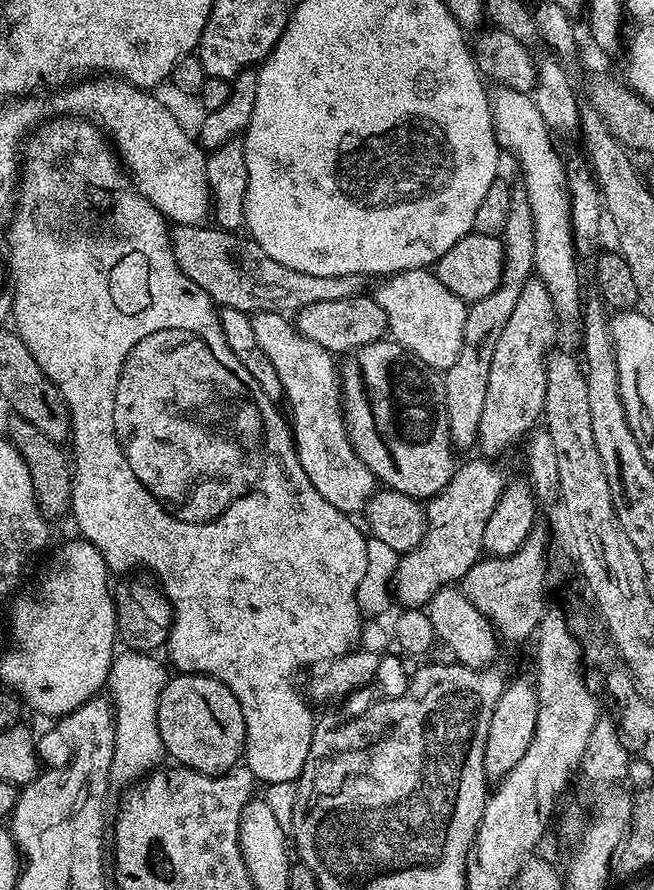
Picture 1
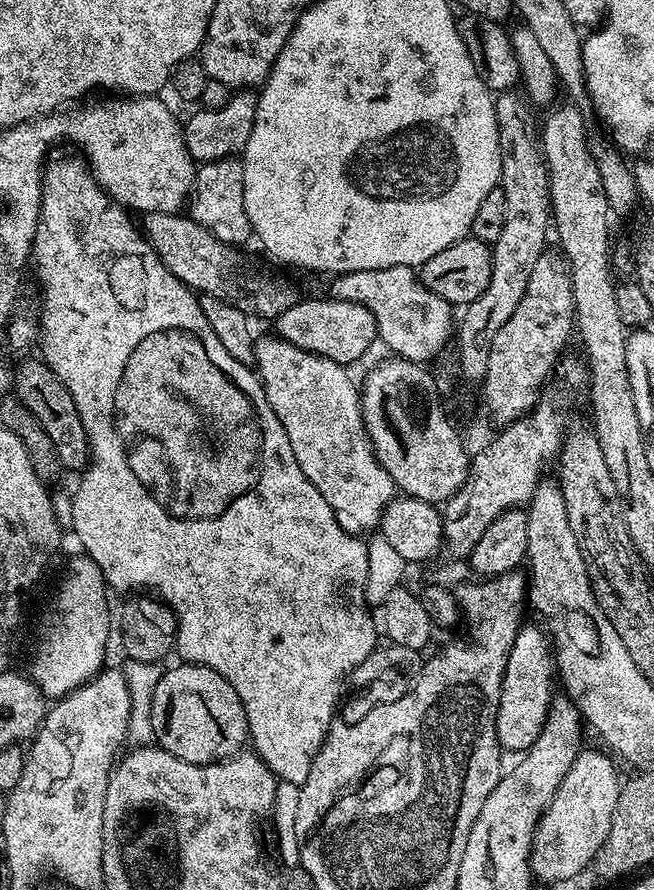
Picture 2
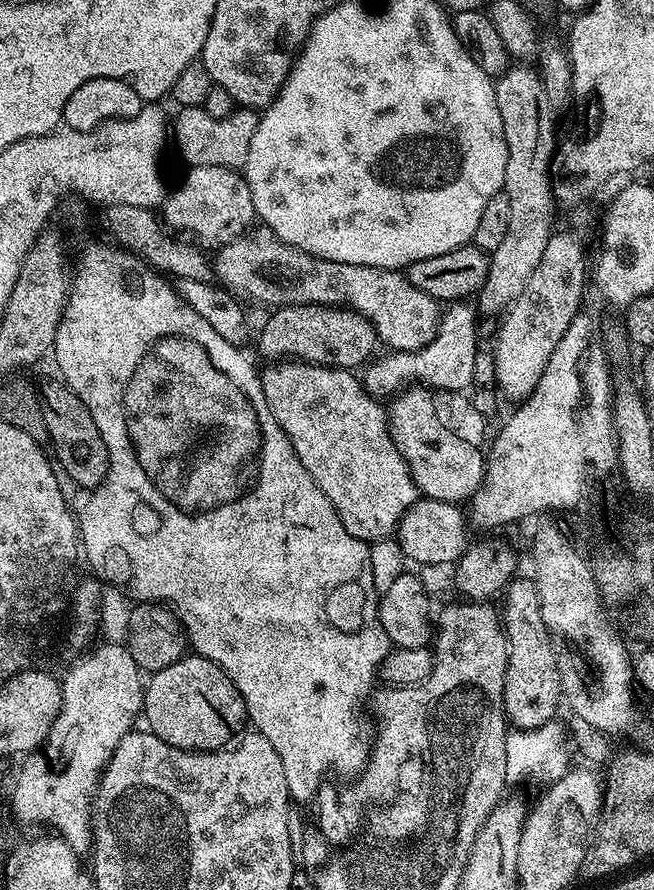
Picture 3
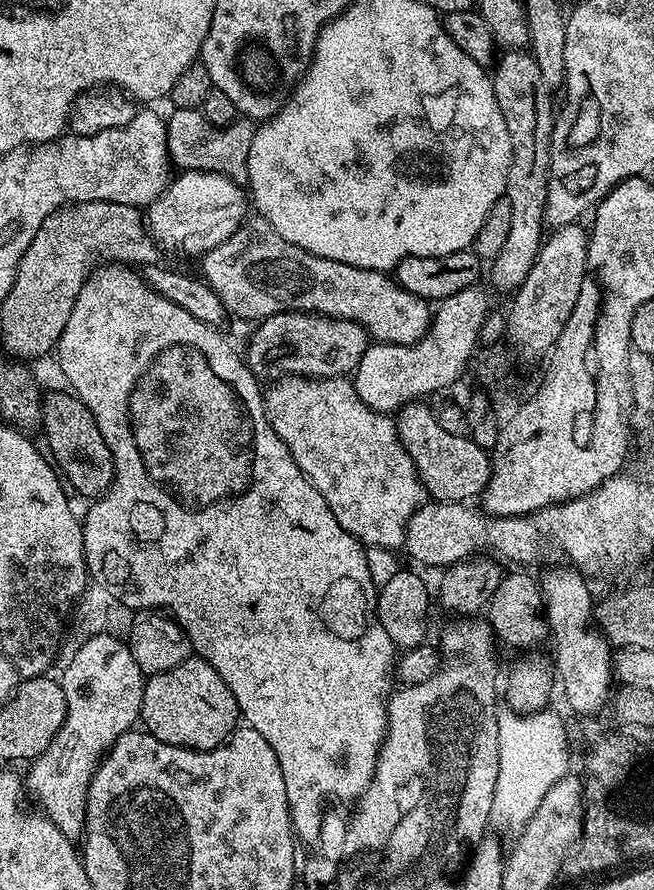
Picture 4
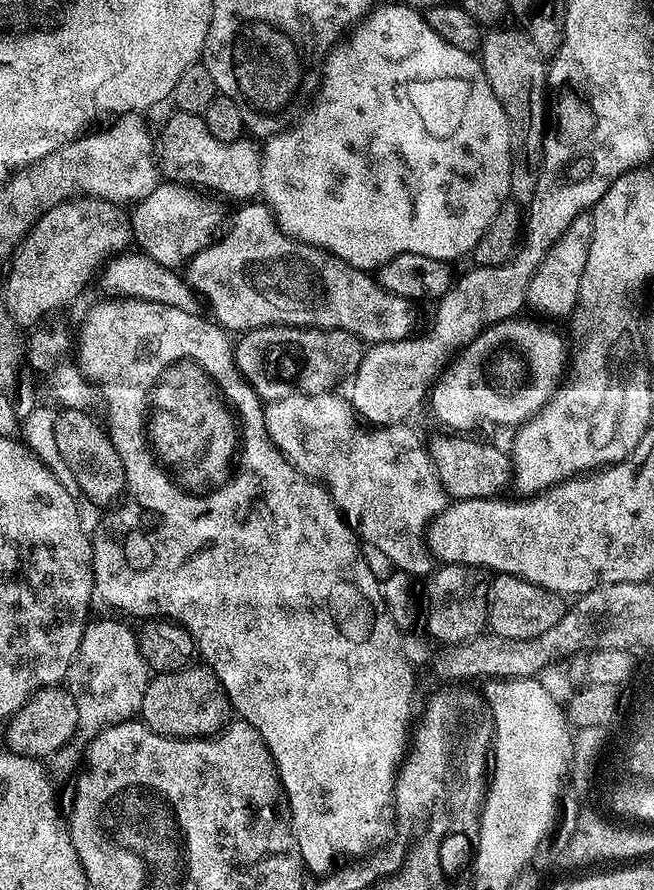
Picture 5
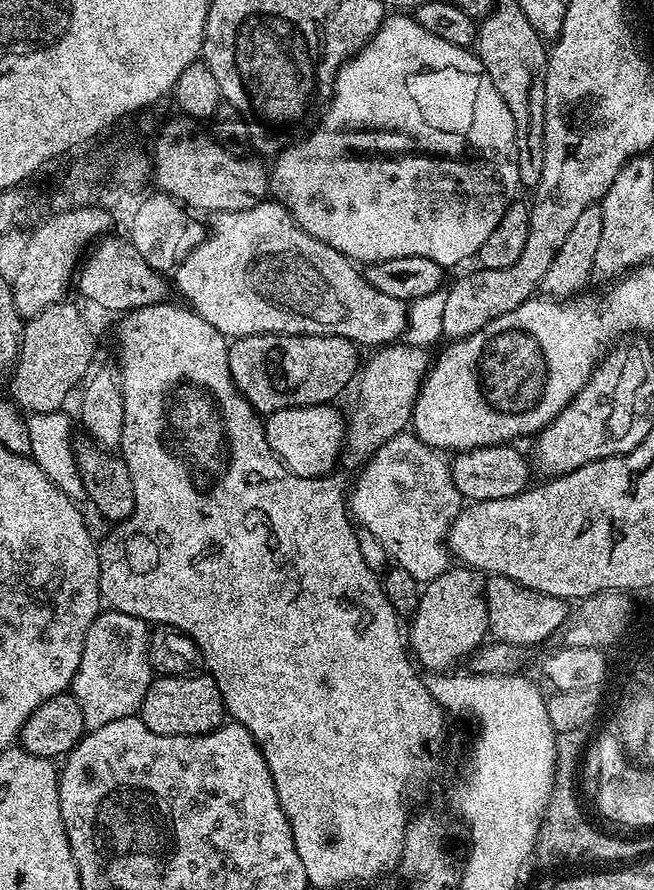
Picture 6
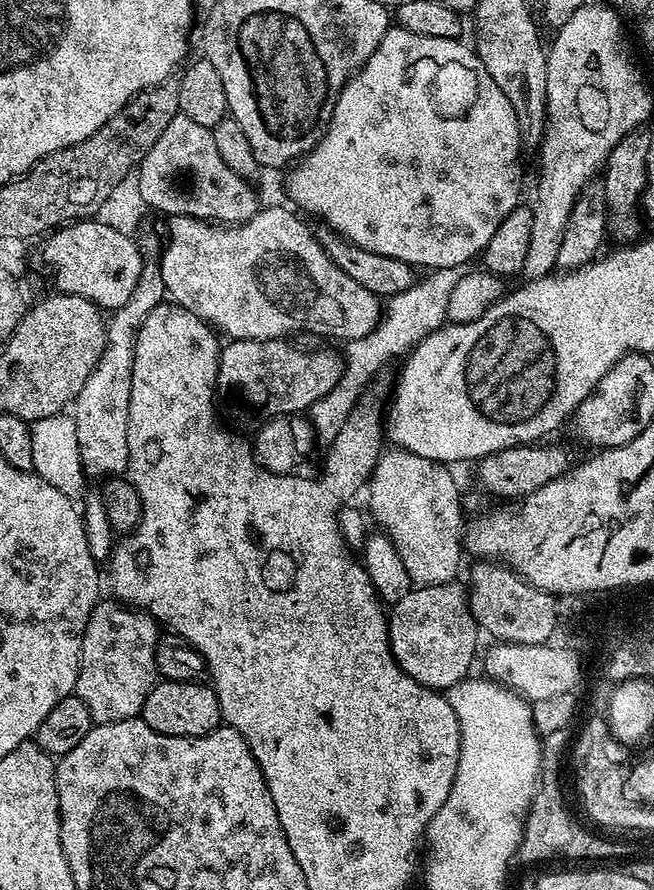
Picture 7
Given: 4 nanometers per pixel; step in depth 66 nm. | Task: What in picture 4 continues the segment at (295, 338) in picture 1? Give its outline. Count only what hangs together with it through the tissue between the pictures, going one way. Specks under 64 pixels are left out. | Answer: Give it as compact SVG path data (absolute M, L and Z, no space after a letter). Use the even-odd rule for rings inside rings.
M284 374L272 382L264 392L264 409L270 426L278 438L286 442L294 462L303 470L304 477L320 491L322 498L326 498L342 530L349 532L365 546L403 549L408 519L425 503L426 493L414 462L400 440L396 420L362 402L362 398L355 392L353 381L342 376L313 378Z

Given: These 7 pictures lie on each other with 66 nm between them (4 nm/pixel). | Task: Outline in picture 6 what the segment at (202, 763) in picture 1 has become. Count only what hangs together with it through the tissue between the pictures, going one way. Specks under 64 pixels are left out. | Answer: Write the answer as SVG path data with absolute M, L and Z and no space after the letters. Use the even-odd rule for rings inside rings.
M211 675L156 676L142 698L140 721L154 734L167 736L204 736L220 727L225 719L224 699Z

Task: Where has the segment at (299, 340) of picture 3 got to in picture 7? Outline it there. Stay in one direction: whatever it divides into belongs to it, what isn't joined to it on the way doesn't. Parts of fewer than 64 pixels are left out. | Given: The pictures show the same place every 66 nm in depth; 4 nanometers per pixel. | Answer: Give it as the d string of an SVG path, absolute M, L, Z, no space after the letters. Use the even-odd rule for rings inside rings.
M281 338L278 340L233 340L229 339L220 349L220 365L218 366L218 374L216 375L216 387L221 393L229 392L234 399L240 404L245 404L254 415L257 416L257 421L273 420L275 416L291 416L293 414L304 414L311 409L314 402L318 402L322 398L326 398L326 394L330 394L330 390L334 390L334 386L338 386L338 382L344 373L344 358L338 351L327 352L322 346L315 350L309 350L307 347L297 346L295 343L289 342L287 339Z

